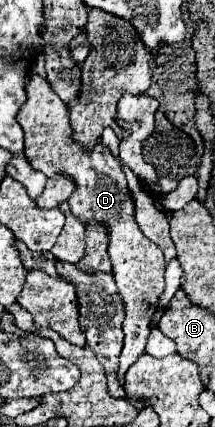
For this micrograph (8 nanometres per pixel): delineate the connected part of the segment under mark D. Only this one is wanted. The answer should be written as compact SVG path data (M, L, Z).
M31 72L25 76L25 92L27 102L21 106L17 114L17 122L25 130L25 156L35 170L41 170L47 176L67 176L75 182L75 192L69 198L69 208L77 220L83 224L103 222L109 234L109 256L113 262L113 278L125 304L125 320L123 320L123 352L119 362L119 378L123 382L123 374L127 368L145 352L145 342L151 330L151 316L157 310L159 296L163 294L165 280L165 256L157 244L153 244L135 222L135 204L131 190L125 180L125 172L119 160L111 154L107 146L101 142L95 144L93 150L87 150L73 138L73 128L69 122L67 104L51 90L49 82Z

